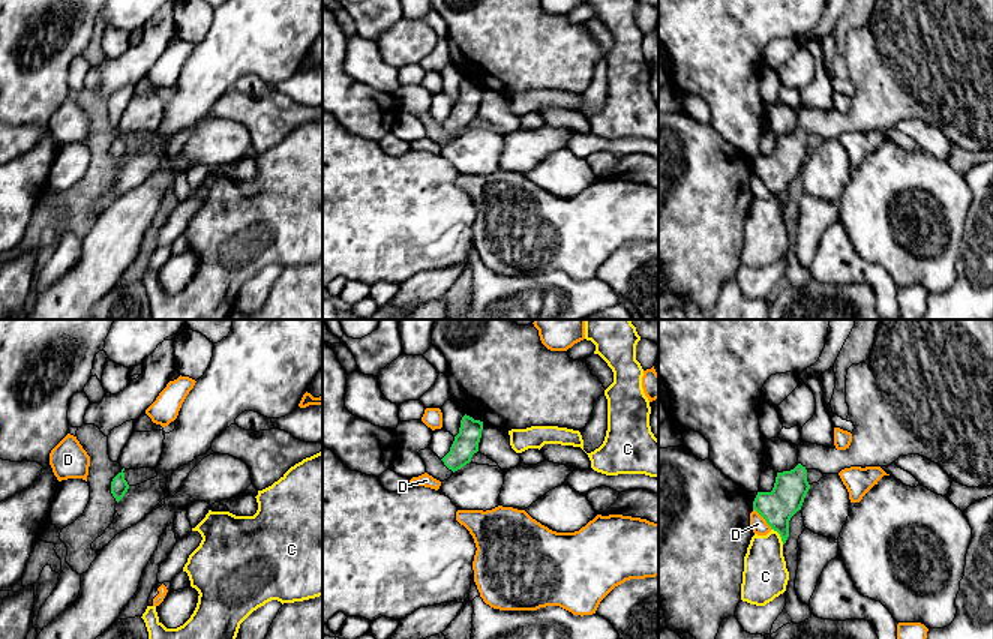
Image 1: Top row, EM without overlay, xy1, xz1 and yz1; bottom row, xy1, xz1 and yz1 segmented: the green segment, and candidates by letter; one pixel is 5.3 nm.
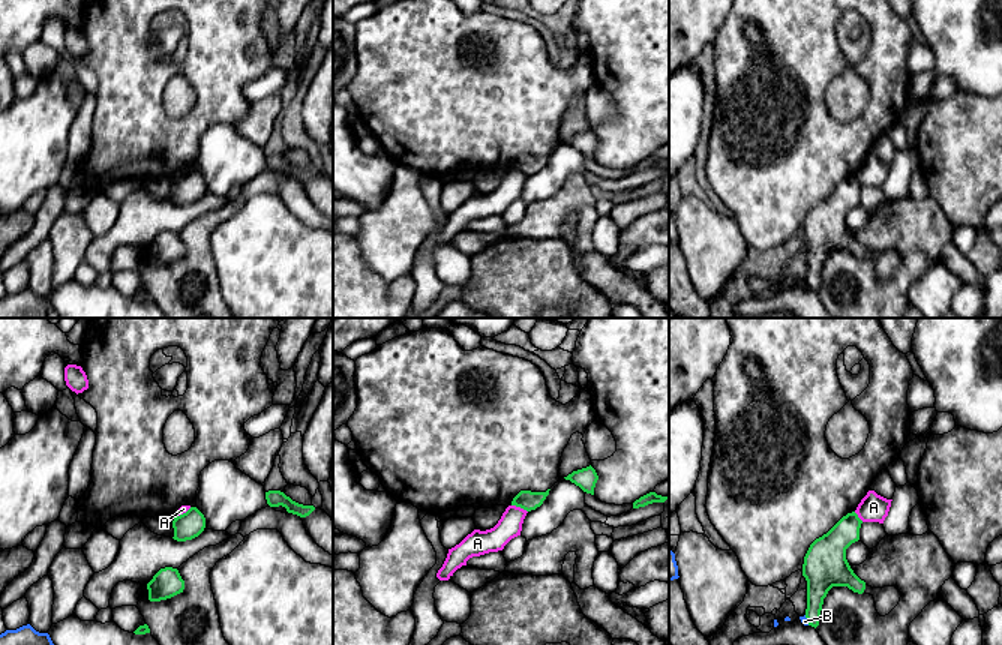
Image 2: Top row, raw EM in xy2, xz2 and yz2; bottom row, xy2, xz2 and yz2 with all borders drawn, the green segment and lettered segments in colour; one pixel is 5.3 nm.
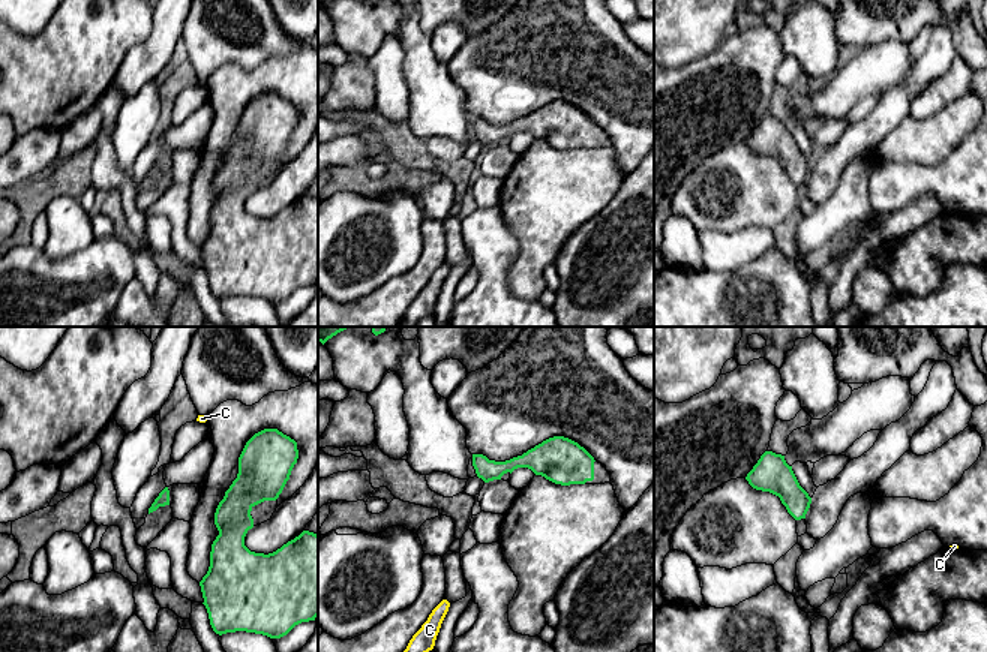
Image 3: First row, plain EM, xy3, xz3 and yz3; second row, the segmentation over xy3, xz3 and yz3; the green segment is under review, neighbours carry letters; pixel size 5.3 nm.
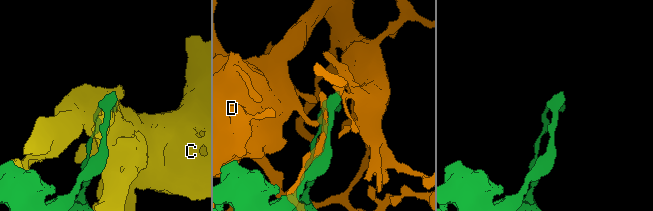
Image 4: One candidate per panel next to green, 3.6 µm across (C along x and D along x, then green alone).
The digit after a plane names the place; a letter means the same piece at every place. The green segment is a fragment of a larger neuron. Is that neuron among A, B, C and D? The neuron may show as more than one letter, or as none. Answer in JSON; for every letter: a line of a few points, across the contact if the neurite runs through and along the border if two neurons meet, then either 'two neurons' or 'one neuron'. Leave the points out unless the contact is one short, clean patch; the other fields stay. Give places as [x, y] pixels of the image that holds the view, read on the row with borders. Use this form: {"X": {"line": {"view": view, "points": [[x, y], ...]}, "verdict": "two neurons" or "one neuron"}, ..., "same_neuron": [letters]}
{"A": {"line": {"view": "xz2", "points": [[512, 504], [527, 512]]}, "verdict": "two neurons"}, "B": {"line": {"view": "yz2", "points": [[804, 615], [809, 624]]}, "verdict": "two neurons"}, "C": {"verdict": "two neurons"}, "D": {"verdict": "two neurons"}, "same_neuron": []}

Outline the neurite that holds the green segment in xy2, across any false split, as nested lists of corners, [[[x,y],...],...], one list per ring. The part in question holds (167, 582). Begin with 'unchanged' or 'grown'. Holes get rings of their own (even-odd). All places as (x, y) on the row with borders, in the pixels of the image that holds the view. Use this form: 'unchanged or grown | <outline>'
unchanged | [[[165,567],[147,584],[147,590],[150,602],[160,602],[183,592],[184,580],[177,568]]]

